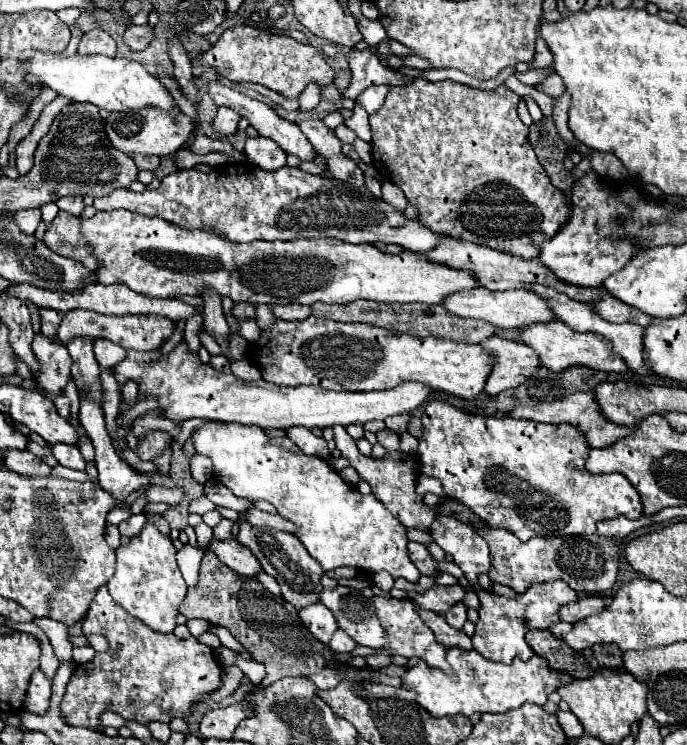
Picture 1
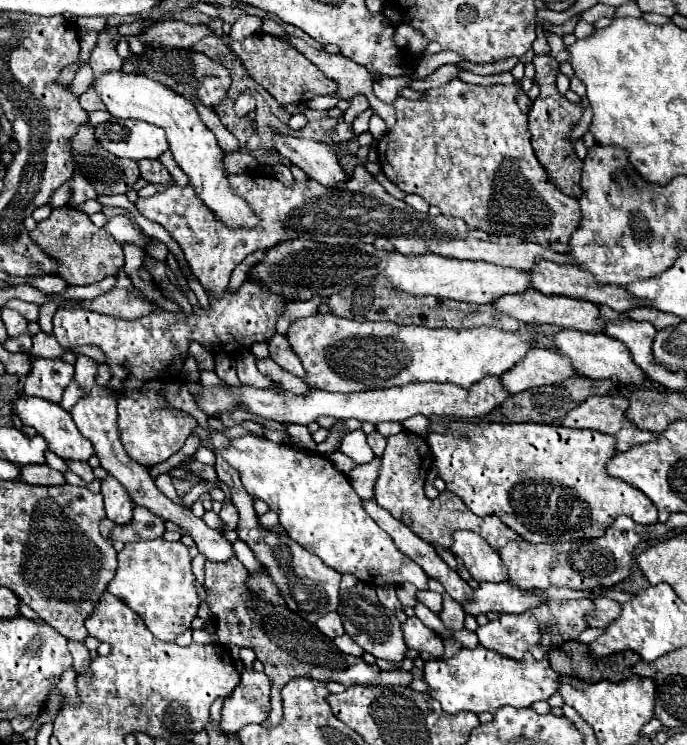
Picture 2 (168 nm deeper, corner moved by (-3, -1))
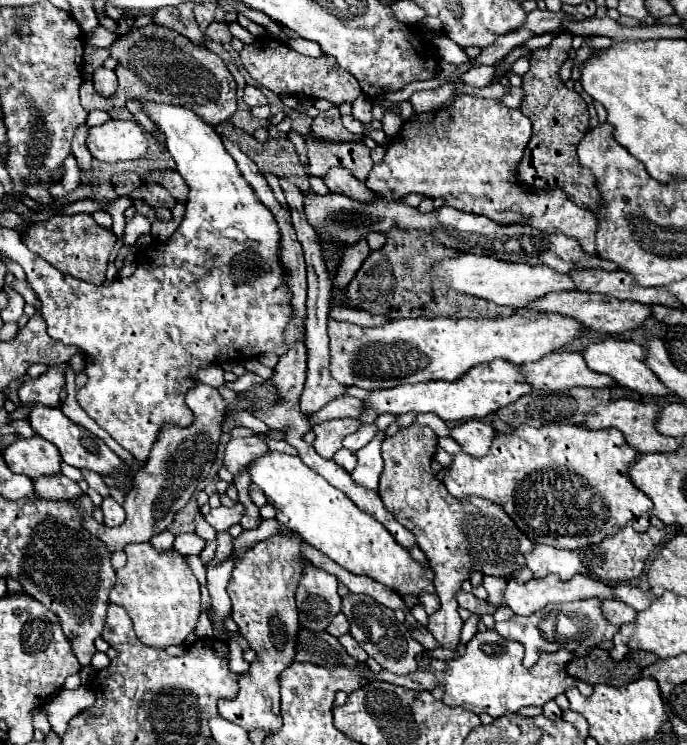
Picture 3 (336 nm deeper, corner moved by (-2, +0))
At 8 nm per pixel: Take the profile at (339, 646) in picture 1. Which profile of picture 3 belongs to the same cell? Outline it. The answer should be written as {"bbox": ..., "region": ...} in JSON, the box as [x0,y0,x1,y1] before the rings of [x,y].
{"bbox":[339,634,367,662],"region":[[[343,634],[343,636],[339,638],[339,642],[341,642],[341,646],[347,650],[347,654],[353,656],[357,662],[365,662],[365,660],[367,660],[367,652],[351,638],[351,634]]]}

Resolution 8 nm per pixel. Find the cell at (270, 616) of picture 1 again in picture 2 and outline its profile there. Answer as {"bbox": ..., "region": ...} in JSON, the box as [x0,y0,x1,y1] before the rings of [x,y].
{"bbox":[206,559,414,728],"region":[[[228,559],[228,563],[206,563],[206,589],[208,589],[208,601],[210,601],[210,609],[214,613],[214,621],[216,621],[216,637],[222,645],[236,645],[236,647],[250,647],[256,657],[262,661],[264,665],[264,673],[272,679],[272,711],[266,723],[262,726],[266,728],[276,727],[276,723],[280,723],[282,719],[282,697],[280,697],[280,689],[294,677],[310,677],[310,679],[318,679],[318,681],[336,681],[342,683],[346,687],[352,685],[410,685],[410,681],[414,679],[412,673],[402,671],[402,669],[392,669],[392,671],[382,671],[378,665],[368,665],[362,661],[362,657],[352,657],[352,655],[342,655],[340,649],[332,643],[332,639],[328,639],[324,633],[318,631],[316,625],[304,621],[300,615],[292,613],[288,607],[274,607],[262,601],[256,601],[248,595],[248,589],[244,587],[248,579],[248,571],[244,571],[244,565],[238,559]]]}

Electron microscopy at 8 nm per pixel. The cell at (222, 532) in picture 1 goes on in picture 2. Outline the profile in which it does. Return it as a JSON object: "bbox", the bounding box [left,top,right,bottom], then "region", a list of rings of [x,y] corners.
{"bbox":[220,503,238,531],"region":[[[224,503],[224,505],[222,505],[220,517],[222,517],[222,521],[226,523],[224,531],[232,531],[232,529],[238,525],[238,511],[236,511],[236,507],[234,507],[232,503]]]}

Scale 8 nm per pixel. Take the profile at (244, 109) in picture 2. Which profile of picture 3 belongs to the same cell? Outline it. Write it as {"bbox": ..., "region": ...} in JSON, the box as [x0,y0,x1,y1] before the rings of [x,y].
{"bbox":[243,86,267,108],"region":[[[245,86],[245,96],[243,96],[243,102],[253,108],[253,106],[263,106],[267,104],[267,98],[263,96],[263,92],[259,88],[253,88],[253,86]]]}

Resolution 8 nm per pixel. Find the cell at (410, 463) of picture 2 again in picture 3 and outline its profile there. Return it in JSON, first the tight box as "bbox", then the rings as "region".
{"bbox":[379,424,533,650],"region":[[[411,424],[395,436],[383,440],[385,468],[379,480],[379,496],[385,508],[415,534],[417,546],[425,552],[429,566],[435,572],[435,588],[441,598],[441,608],[429,616],[427,630],[435,640],[449,650],[457,650],[463,620],[459,615],[456,593],[463,580],[473,570],[489,576],[511,576],[523,566],[523,554],[533,550],[533,542],[507,518],[505,510],[483,498],[463,500],[453,498],[447,488],[435,480],[431,460],[437,452],[437,436],[429,428]]]}

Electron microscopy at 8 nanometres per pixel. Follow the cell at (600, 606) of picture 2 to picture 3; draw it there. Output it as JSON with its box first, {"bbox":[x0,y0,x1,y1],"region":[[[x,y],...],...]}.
{"bbox":[601,600,637,626],"region":[[[603,600],[601,602],[601,612],[603,612],[605,620],[615,624],[615,626],[621,626],[625,622],[633,622],[633,618],[637,614],[631,606],[627,606],[619,600]]]}

